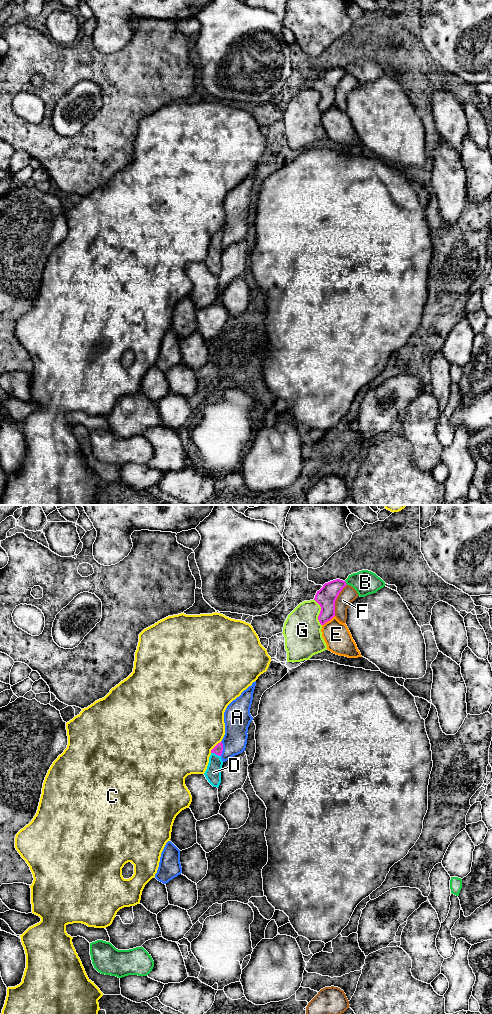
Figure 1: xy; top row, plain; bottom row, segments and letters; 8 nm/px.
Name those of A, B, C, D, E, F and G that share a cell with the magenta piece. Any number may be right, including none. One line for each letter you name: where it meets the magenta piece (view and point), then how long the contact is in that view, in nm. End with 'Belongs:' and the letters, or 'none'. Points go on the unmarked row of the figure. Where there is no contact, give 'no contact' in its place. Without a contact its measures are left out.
D: xy (216, 242) | 90 nm
Belongs: D

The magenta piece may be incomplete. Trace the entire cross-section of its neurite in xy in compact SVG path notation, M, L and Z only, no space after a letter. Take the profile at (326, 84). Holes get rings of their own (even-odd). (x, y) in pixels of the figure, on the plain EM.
M336 67L325 71L323 75L317 79L314 88L321 95L321 99L318 104L318 108L321 113L324 113L335 104L335 89L346 73L345 69Z

